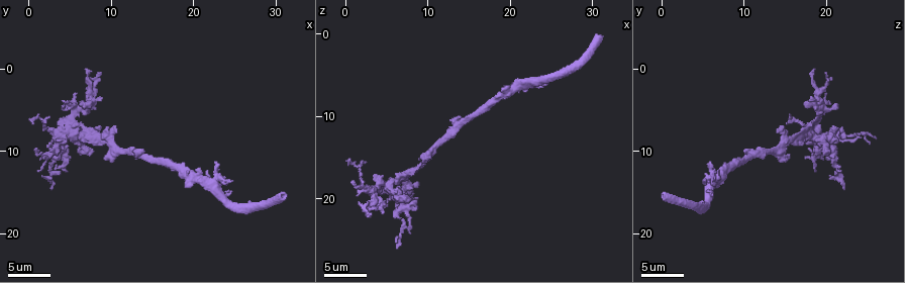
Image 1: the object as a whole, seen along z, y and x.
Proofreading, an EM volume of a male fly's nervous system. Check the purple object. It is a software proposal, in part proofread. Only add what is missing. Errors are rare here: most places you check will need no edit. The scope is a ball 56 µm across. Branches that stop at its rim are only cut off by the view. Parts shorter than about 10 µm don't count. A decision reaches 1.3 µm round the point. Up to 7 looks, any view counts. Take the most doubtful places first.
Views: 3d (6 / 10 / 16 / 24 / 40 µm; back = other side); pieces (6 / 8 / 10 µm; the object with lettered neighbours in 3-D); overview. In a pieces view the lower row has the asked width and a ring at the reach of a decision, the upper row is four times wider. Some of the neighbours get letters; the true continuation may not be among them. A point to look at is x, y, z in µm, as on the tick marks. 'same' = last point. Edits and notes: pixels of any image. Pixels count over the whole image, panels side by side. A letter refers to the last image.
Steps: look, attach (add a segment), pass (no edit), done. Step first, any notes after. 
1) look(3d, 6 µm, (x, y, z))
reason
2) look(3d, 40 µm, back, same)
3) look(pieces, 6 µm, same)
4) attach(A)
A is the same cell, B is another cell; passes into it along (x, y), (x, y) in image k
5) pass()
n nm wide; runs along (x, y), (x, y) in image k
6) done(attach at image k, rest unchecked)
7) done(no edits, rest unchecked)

look(pieces, 8 µm, (7.4, 0.2, 18.4))
free end

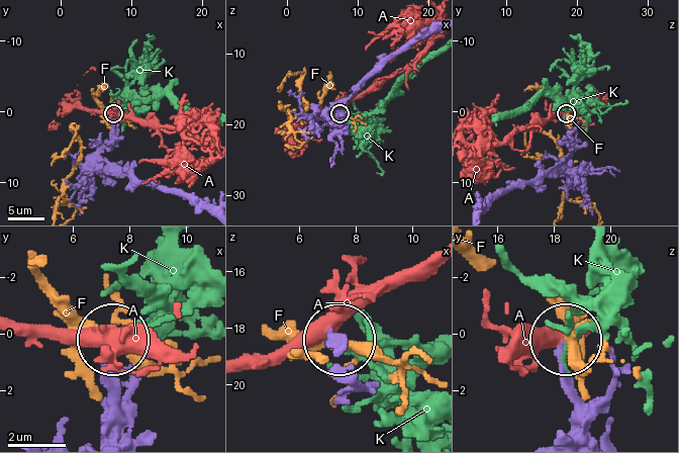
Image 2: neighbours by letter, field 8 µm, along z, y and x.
pass()
240 nm wide; A, F and K are other cells; none of them fits

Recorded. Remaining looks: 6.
look(pieces, 8 µm, (3.0, 14.2, 22.2))
end of a long branch

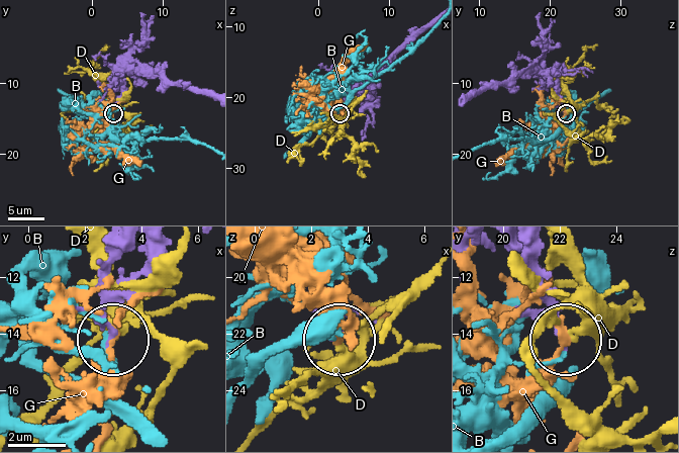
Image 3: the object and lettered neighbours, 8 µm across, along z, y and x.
pass()
190 nm wide; B, D and G are other cells; no lettered segment goes on from it

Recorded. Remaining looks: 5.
look(3d, 10 µm, (22.6, 11.6, 6.0))
an open end

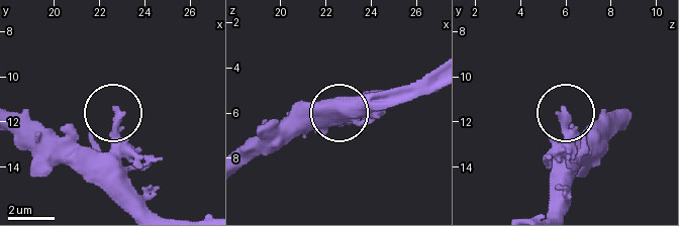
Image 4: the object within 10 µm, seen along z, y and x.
look(pieces, 6 µm, (22.8, 11.5, 5.9))

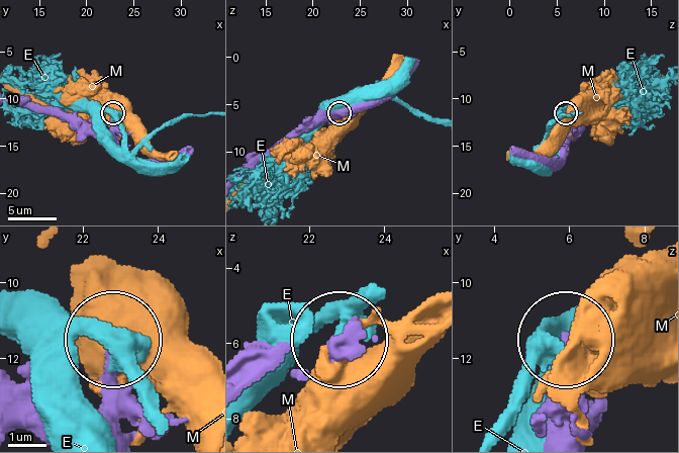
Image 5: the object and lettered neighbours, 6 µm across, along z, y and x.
pass()
320 nm wide; E and M are other cells; no lettered segment goes on from it

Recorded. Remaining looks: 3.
done(no edits, rest unchecked)

